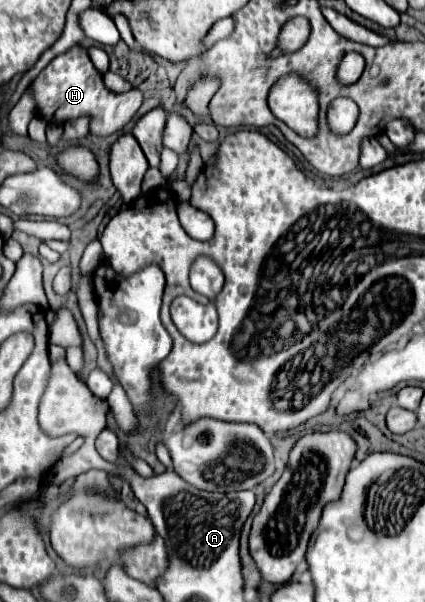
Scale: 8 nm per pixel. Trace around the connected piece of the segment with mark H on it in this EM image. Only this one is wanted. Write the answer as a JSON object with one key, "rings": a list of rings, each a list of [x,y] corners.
{"rings":[[[75,46],[65,54],[53,58],[41,74],[29,86],[35,102],[37,102],[37,116],[47,120],[49,124],[65,124],[75,118],[89,118],[89,134],[107,138],[125,128],[125,124],[135,116],[135,112],[143,104],[143,92],[137,88],[129,92],[111,92],[103,84],[103,76],[93,66],[87,50],[83,46]]]}

